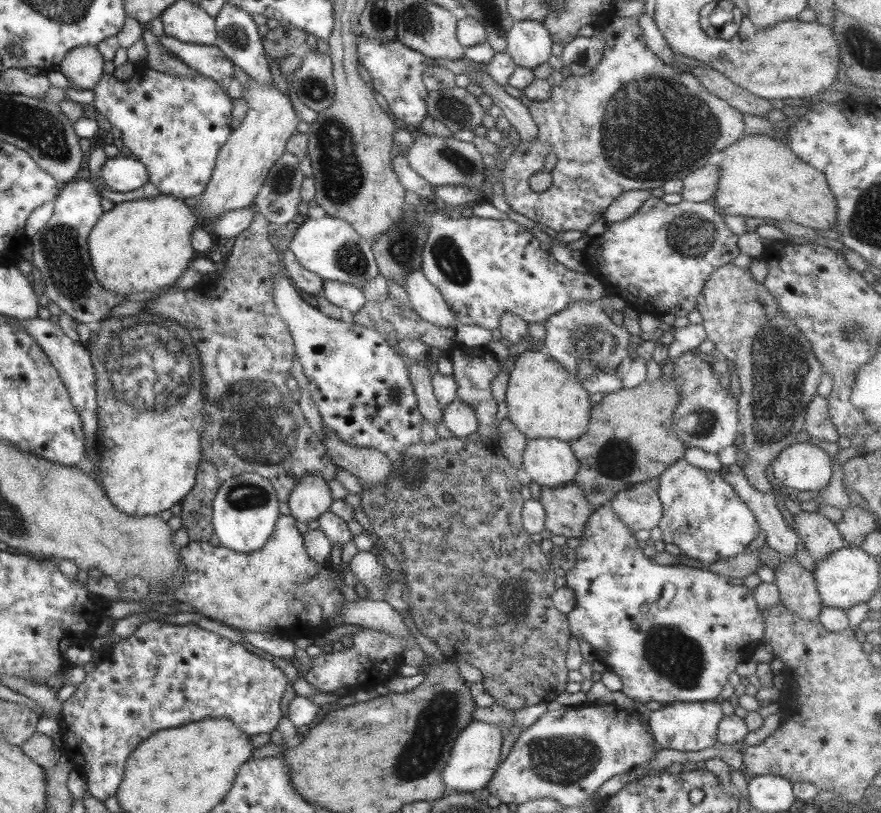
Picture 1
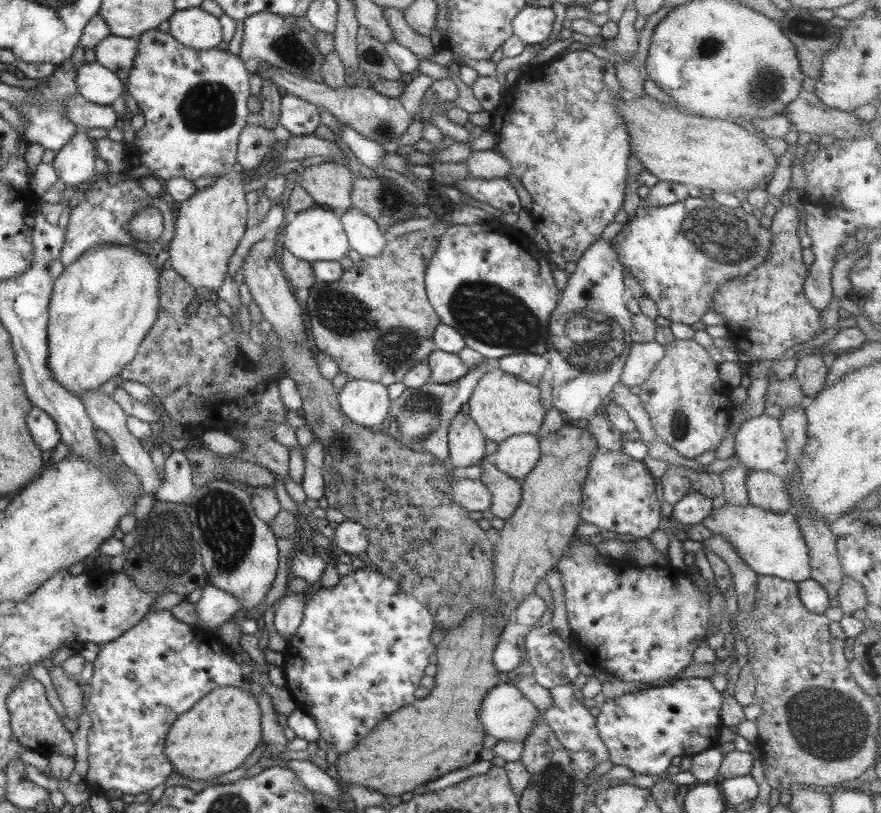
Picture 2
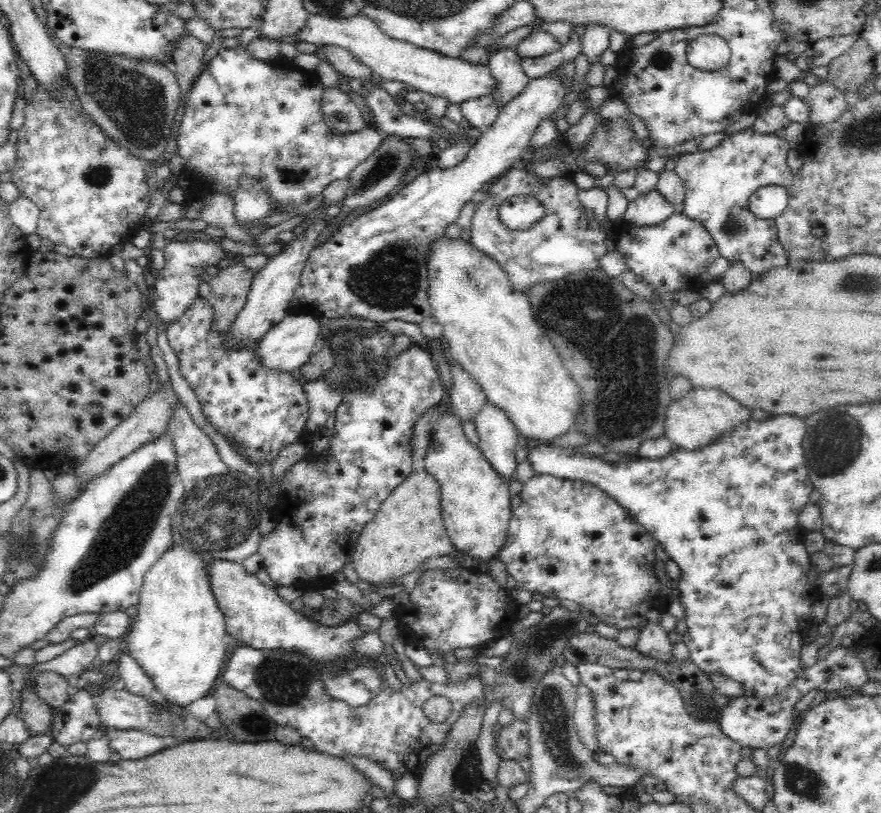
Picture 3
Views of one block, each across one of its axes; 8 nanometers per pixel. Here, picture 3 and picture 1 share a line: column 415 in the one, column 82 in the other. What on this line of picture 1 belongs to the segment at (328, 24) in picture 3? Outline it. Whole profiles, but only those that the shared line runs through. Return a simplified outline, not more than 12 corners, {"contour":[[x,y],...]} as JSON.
{"contour":[[94,46],[65,53],[56,70],[71,85],[91,90],[104,61]]}

